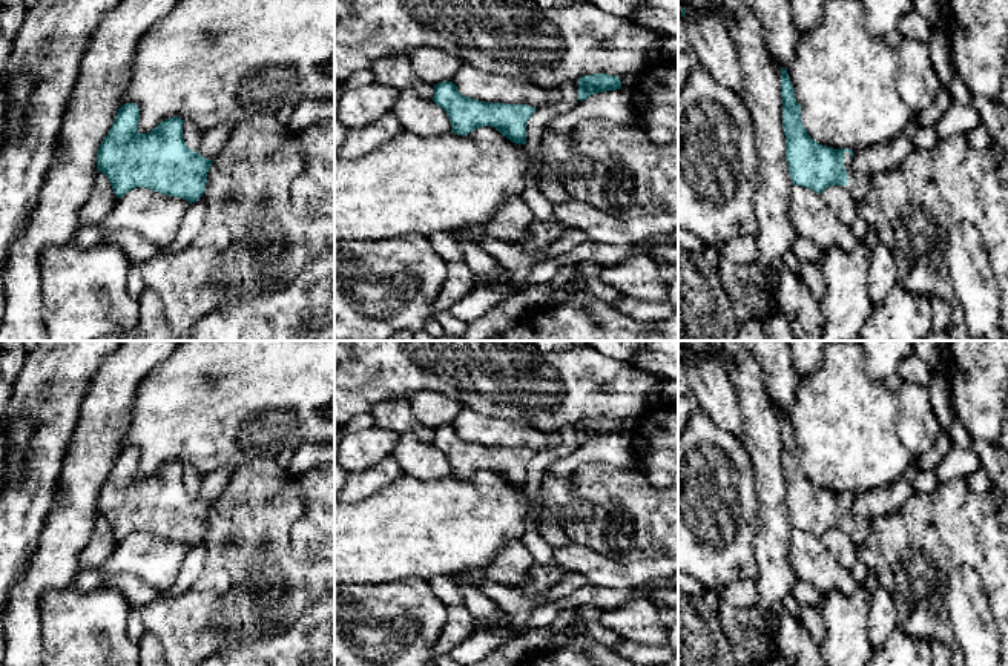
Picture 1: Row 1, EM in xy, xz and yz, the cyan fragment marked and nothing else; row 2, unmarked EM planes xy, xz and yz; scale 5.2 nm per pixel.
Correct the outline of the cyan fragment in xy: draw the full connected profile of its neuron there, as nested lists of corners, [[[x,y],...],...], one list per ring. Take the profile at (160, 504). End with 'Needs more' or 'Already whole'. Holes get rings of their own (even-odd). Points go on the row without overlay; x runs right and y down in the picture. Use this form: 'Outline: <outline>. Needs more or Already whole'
Outline: [[[123,448],[97,497],[97,513],[112,528],[117,542],[137,531],[198,545],[213,503],[192,496],[183,482],[184,463],[172,460],[149,477],[138,476],[140,451]]]. Already whole

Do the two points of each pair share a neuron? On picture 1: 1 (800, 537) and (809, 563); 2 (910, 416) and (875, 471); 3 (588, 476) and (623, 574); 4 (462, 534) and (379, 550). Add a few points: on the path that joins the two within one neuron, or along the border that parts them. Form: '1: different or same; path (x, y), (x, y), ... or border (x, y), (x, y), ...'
1: same; path (803, 544), (809, 557)
2: different; border (899, 396), (898, 436), (915, 458)
3: different; border (586, 547), (619, 560), (654, 559)
4: same; path (442, 534), (431, 540), (399, 540)

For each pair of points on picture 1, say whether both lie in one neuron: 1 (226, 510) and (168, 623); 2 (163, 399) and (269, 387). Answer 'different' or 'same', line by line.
1: same
2: same

